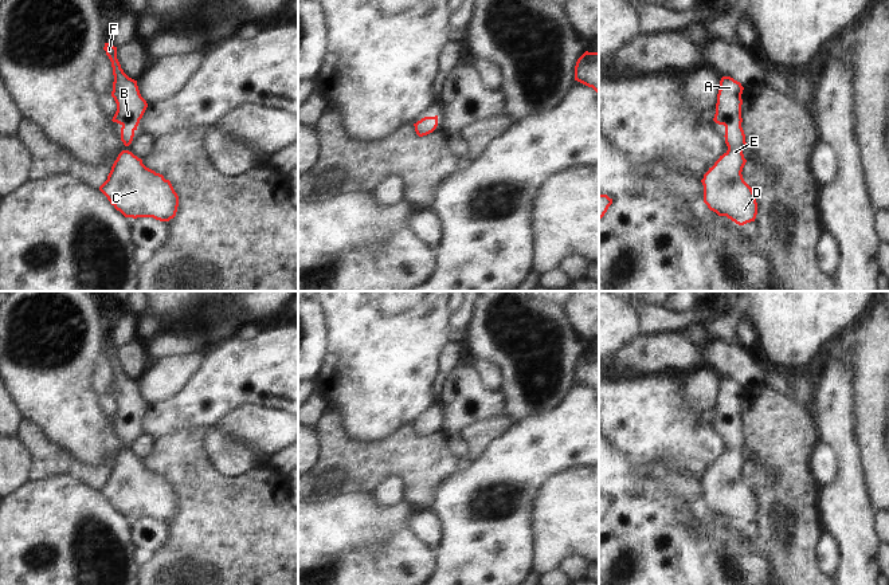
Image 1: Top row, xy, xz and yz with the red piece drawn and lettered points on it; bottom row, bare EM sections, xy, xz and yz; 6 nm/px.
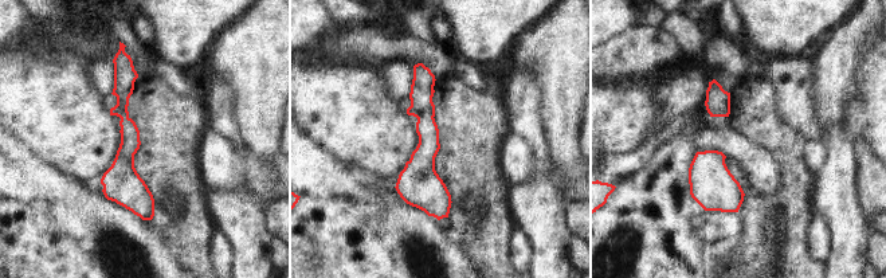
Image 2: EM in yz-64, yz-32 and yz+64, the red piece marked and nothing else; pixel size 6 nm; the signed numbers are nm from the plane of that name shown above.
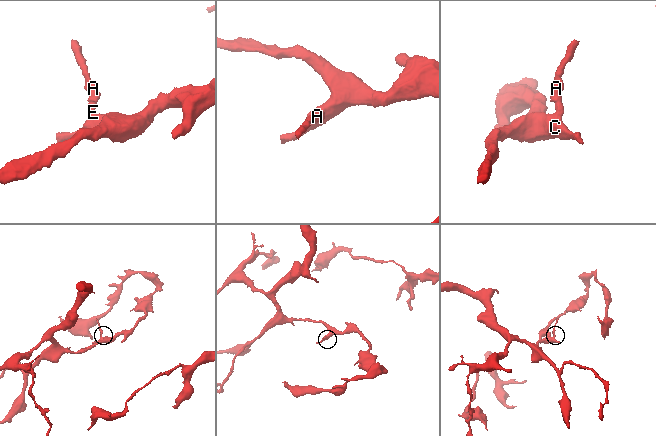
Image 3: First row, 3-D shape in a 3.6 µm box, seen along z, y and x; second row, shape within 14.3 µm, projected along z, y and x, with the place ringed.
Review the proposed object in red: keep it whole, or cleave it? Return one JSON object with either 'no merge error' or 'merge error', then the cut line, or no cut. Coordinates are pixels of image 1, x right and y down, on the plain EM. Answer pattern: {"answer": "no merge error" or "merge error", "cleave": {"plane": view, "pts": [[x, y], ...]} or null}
{"answer": "no merge error", "cleave": null}

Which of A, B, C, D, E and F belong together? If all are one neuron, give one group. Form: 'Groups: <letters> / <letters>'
Groups: A B C D E F

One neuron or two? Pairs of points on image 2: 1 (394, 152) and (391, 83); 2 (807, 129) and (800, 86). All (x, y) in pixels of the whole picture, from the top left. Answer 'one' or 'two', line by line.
1: two
2: one

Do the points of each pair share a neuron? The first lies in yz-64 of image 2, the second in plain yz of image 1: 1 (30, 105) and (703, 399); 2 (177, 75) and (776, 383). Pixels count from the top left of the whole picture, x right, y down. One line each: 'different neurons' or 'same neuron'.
1: different neurons
2: same neuron

